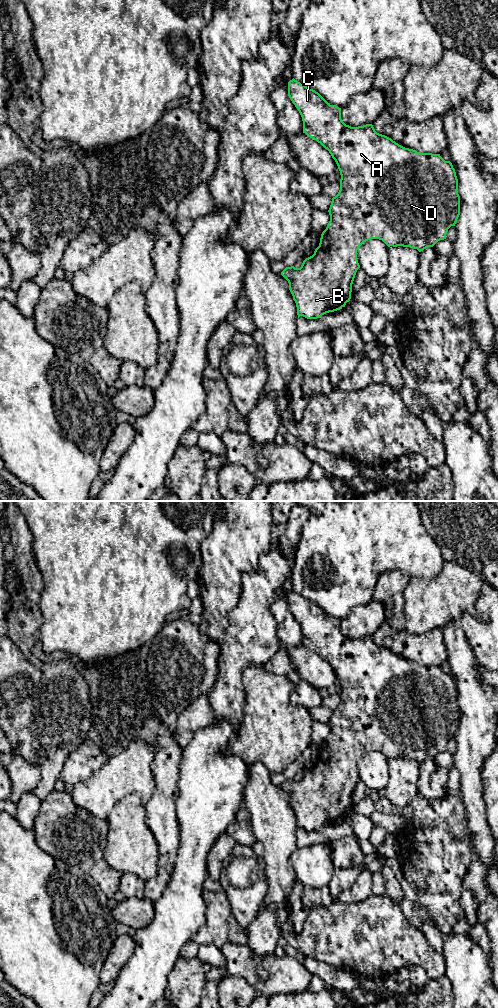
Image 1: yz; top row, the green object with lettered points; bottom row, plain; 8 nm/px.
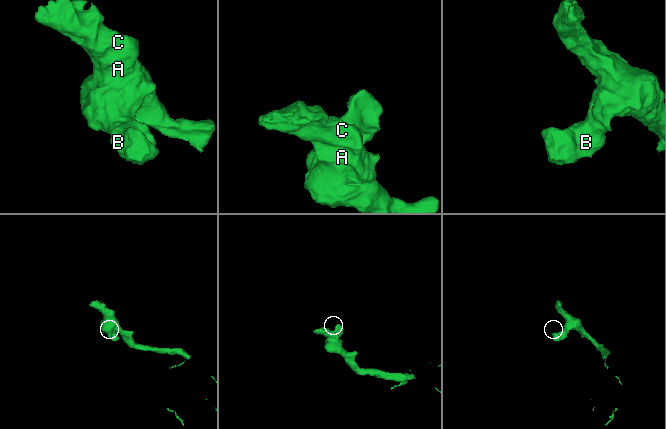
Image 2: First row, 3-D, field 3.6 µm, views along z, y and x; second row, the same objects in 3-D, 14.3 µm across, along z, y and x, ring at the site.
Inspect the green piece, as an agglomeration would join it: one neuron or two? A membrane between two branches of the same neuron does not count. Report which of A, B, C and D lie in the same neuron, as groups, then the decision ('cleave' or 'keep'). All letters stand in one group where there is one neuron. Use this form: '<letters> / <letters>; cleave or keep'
A B C D; keep

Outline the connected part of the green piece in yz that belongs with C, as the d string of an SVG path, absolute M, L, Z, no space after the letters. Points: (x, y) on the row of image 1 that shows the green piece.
M294 78L288 82L288 96L292 103L299 111L303 121L303 133L308 137L316 140L325 149L329 151L335 160L340 171L340 190L338 194L332 198L330 208L328 210L330 221L326 229L322 232L319 246L315 249L314 254L306 258L300 268L294 266L286 267L281 275L288 281L289 290L296 303L298 318L303 316L307 319L317 319L322 315L334 312L345 307L346 303L351 299L352 284L360 265L357 260L357 250L366 241L371 239L382 240L388 247L403 246L417 249L419 252L428 247L433 247L438 241L446 239L446 234L451 226L455 226L460 215L460 196L458 194L458 179L455 169L450 161L445 161L440 154L419 153L416 150L405 148L391 138L379 134L375 131L372 124L366 124L358 127L346 125L341 119L341 108L336 105L330 105L318 92L301 84Z

